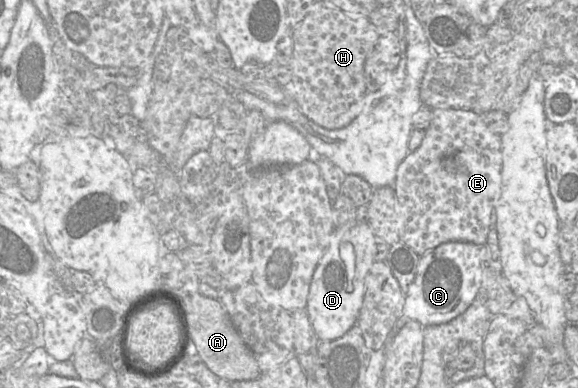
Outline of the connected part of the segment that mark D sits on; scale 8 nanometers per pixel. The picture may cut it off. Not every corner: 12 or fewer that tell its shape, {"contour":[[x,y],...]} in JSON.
{"contour":[[369,224],[334,229],[306,305],[320,341],[356,325],[375,249]]}

